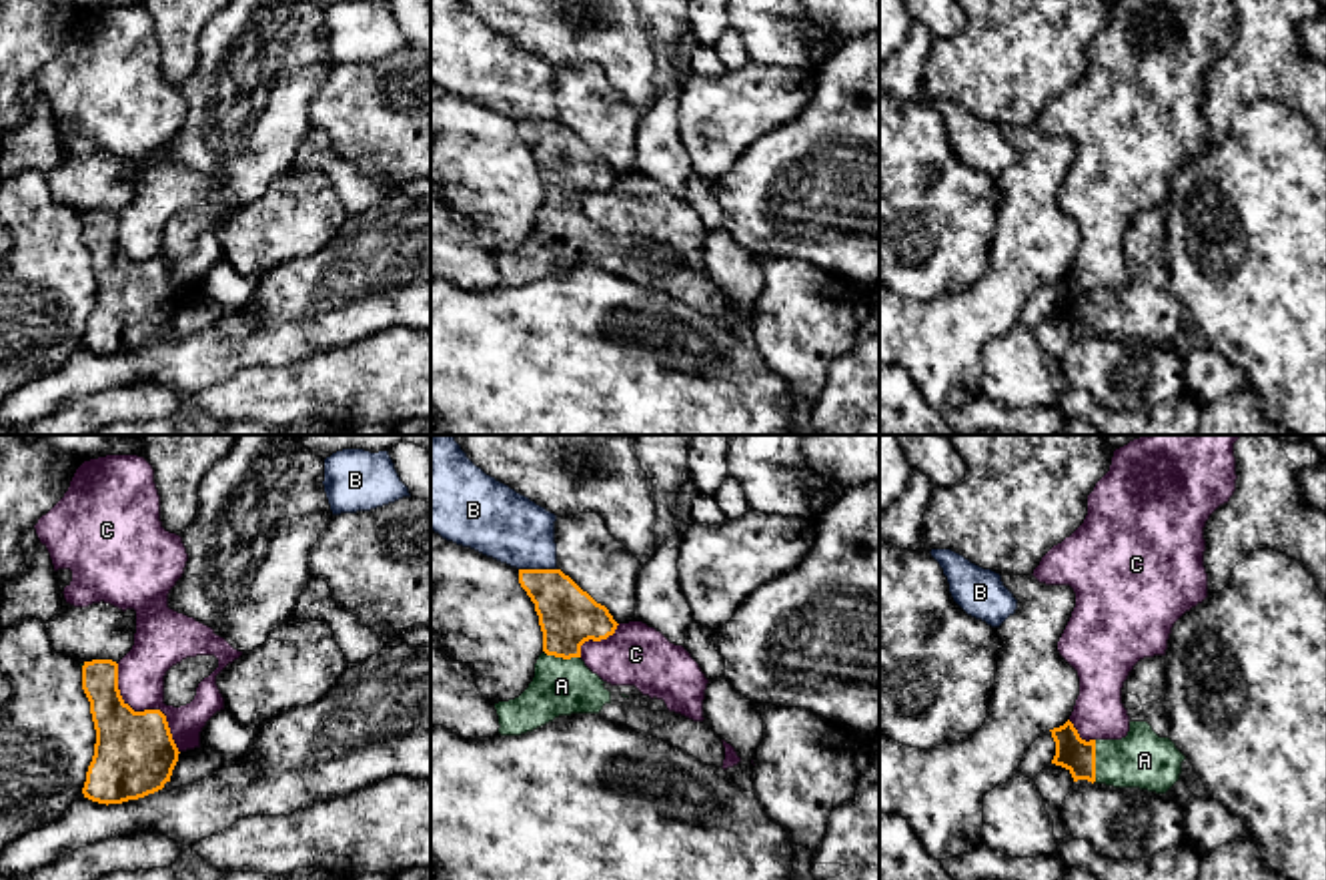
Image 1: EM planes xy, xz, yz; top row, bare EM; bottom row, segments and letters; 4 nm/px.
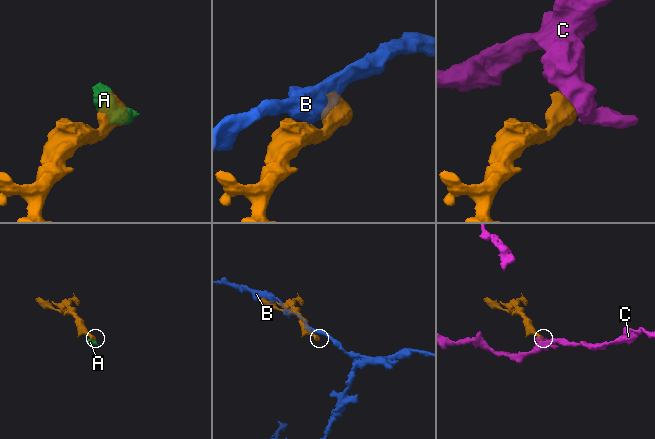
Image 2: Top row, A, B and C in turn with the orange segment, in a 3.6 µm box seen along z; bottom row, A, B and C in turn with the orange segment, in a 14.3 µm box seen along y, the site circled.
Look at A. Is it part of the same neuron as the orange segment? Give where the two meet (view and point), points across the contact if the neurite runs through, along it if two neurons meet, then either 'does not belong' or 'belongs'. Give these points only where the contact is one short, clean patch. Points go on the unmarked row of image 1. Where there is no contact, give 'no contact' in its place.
contact yz (1094, 311); belongs

